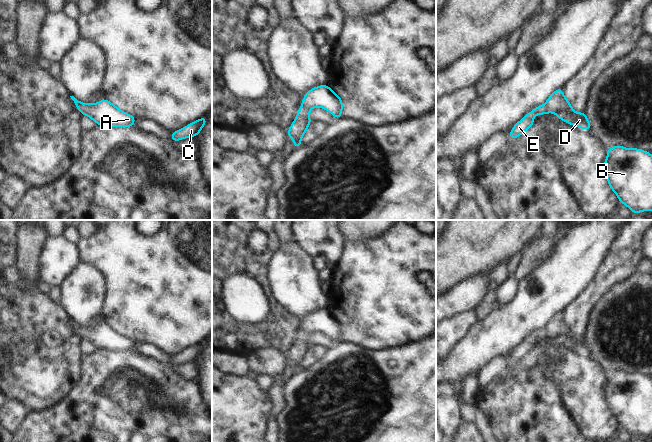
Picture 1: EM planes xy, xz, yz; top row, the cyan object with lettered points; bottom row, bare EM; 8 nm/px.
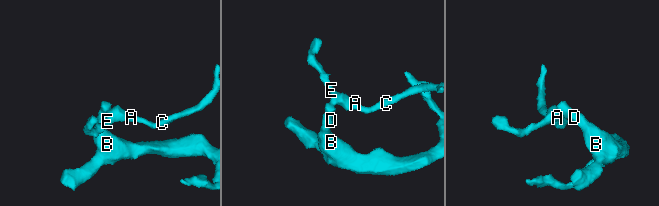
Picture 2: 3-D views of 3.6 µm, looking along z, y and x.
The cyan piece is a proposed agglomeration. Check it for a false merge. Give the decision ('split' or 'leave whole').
leave whole

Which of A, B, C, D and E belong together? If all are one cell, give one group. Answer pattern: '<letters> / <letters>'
A B C D E

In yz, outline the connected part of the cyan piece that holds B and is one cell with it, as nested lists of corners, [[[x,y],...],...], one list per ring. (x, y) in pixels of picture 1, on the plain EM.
[[[617,369],[607,373],[607,382],[604,384],[604,394],[608,408],[617,419],[619,427],[626,429],[633,437],[652,435],[652,378],[638,372],[627,373]]]

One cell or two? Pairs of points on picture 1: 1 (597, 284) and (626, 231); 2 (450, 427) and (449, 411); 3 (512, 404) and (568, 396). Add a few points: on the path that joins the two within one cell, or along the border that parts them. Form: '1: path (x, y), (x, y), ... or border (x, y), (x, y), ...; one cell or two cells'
1: path (610, 271), (621, 260), (626, 250), (626, 244); one cell
2: path (449, 423), (449, 415); one cell
3: border (545, 379), (557, 390), (559, 398), (571, 418); two cells

